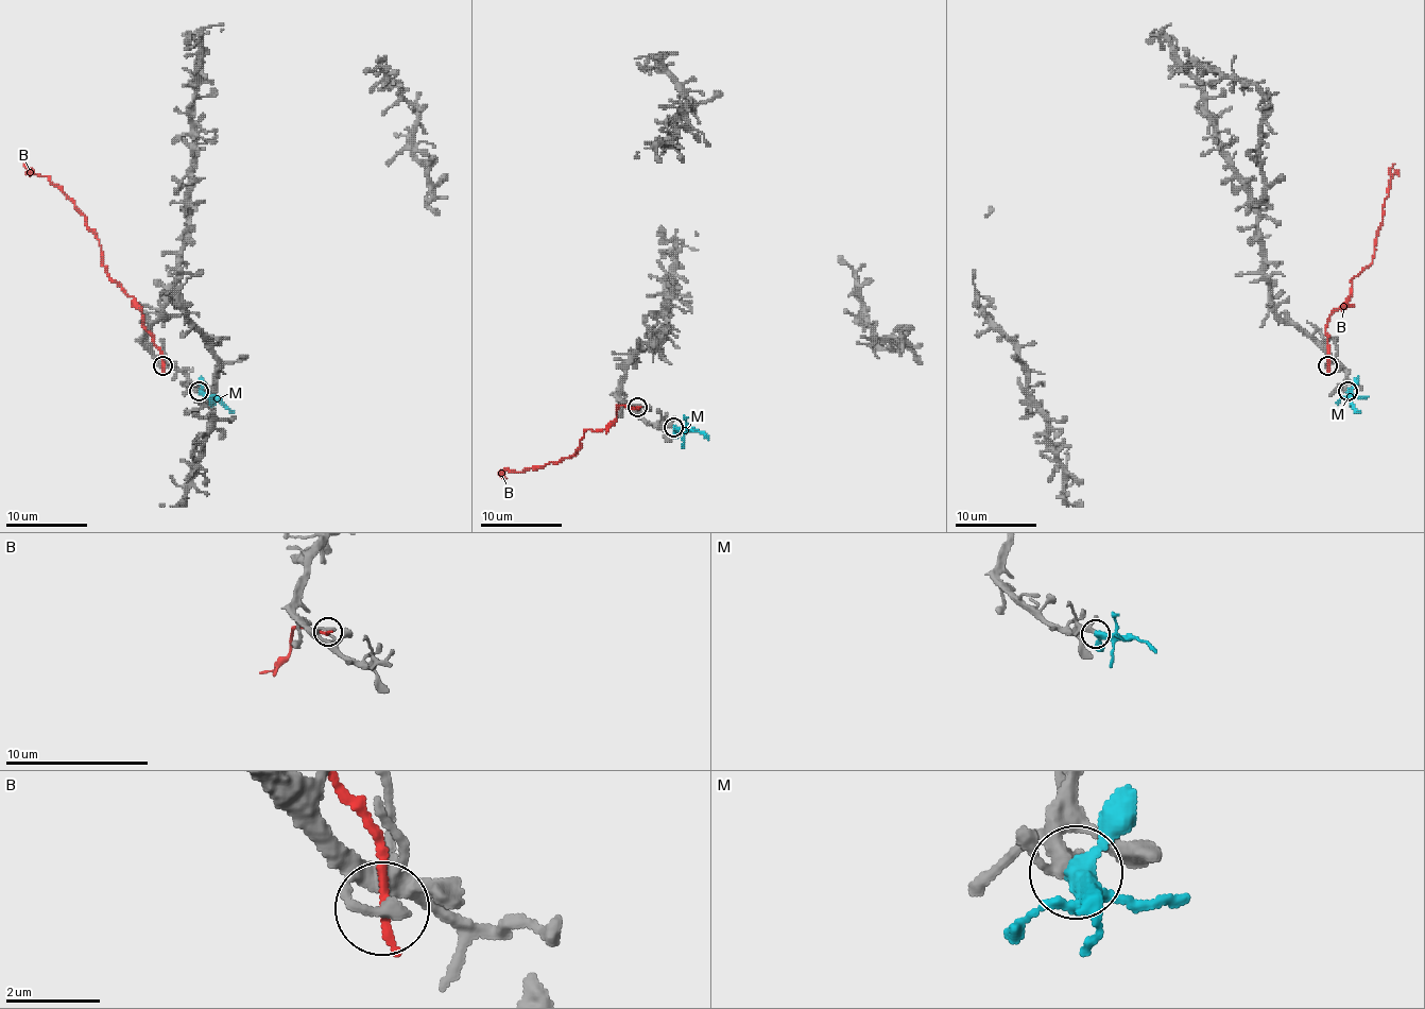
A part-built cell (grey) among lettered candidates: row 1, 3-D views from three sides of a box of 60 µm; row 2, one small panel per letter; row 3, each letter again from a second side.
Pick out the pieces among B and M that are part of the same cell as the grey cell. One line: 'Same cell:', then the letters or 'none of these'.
Same cell: M

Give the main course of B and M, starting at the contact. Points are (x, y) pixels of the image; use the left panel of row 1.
B: (161, 365), (141, 310), (101, 261), (99, 239), (86, 217), (46, 176), (23, 164)
M: (199, 392), (215, 394), (234, 412)

